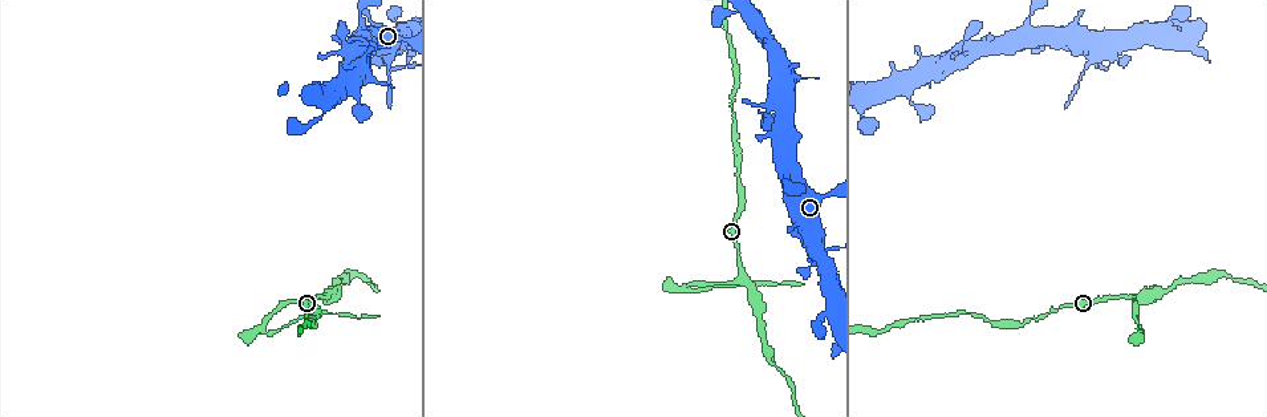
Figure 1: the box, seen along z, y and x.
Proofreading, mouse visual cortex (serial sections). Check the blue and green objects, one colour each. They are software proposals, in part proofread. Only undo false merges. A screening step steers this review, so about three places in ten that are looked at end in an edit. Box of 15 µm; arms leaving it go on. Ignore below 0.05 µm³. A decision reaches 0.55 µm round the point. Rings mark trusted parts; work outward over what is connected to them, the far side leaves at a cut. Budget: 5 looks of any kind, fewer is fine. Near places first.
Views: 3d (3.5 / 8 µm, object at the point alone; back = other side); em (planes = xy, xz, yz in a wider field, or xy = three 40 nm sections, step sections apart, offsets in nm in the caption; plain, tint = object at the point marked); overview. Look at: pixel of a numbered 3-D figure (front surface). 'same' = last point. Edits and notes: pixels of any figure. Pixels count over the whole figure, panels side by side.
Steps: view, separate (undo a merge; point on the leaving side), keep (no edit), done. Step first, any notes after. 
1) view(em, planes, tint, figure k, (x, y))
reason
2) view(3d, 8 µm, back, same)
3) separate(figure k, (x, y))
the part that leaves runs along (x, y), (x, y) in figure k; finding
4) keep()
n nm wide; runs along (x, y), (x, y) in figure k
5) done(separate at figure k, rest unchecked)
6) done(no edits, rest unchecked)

view(3d, 3.5 µm, figure 1, (363, 70))
branch point

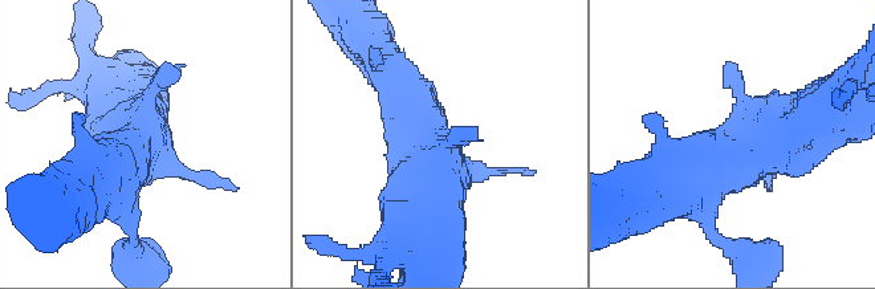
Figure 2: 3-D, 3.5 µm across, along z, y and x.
view(em, xy, step 2, tint, figure 2, (758, 137))

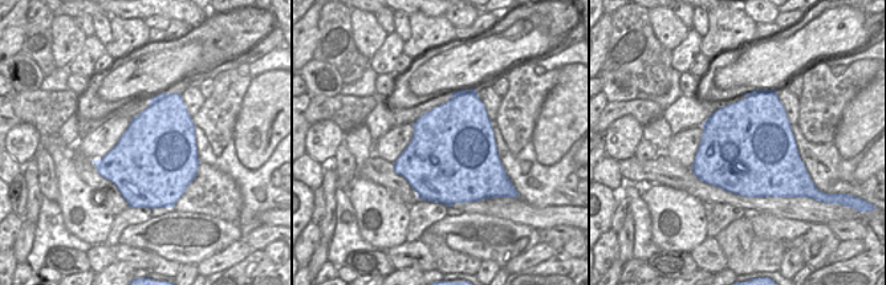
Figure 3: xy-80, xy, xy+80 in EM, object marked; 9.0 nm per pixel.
keep()
all the same cell

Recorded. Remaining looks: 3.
view(3d, 3.5 µm, back, figure 1, (1107, 66))
abrupt turn

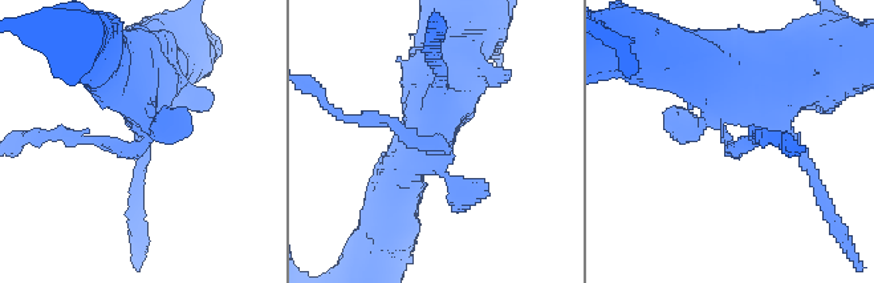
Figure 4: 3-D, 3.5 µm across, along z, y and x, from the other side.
view(em, xy, step 1, tint, figure 4, (447, 152))
arms of 150, 600 nm

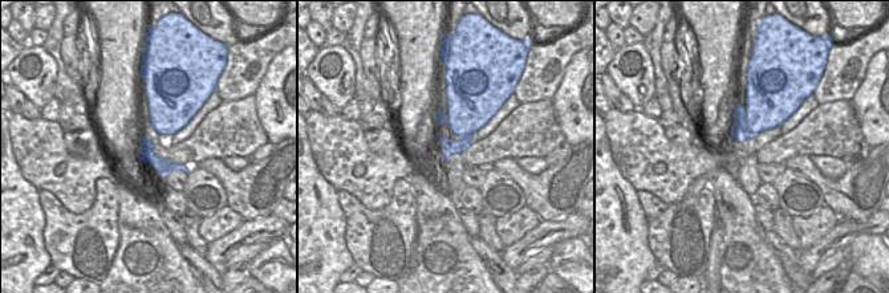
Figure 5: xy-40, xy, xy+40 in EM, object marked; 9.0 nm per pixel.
separate(figure 4, (102, 144))
220 nm wide; border along (139, 146), (153, 150) in figure 5; two cells meet here

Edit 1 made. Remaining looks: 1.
done(separate at figure 4, rest unchecked)

